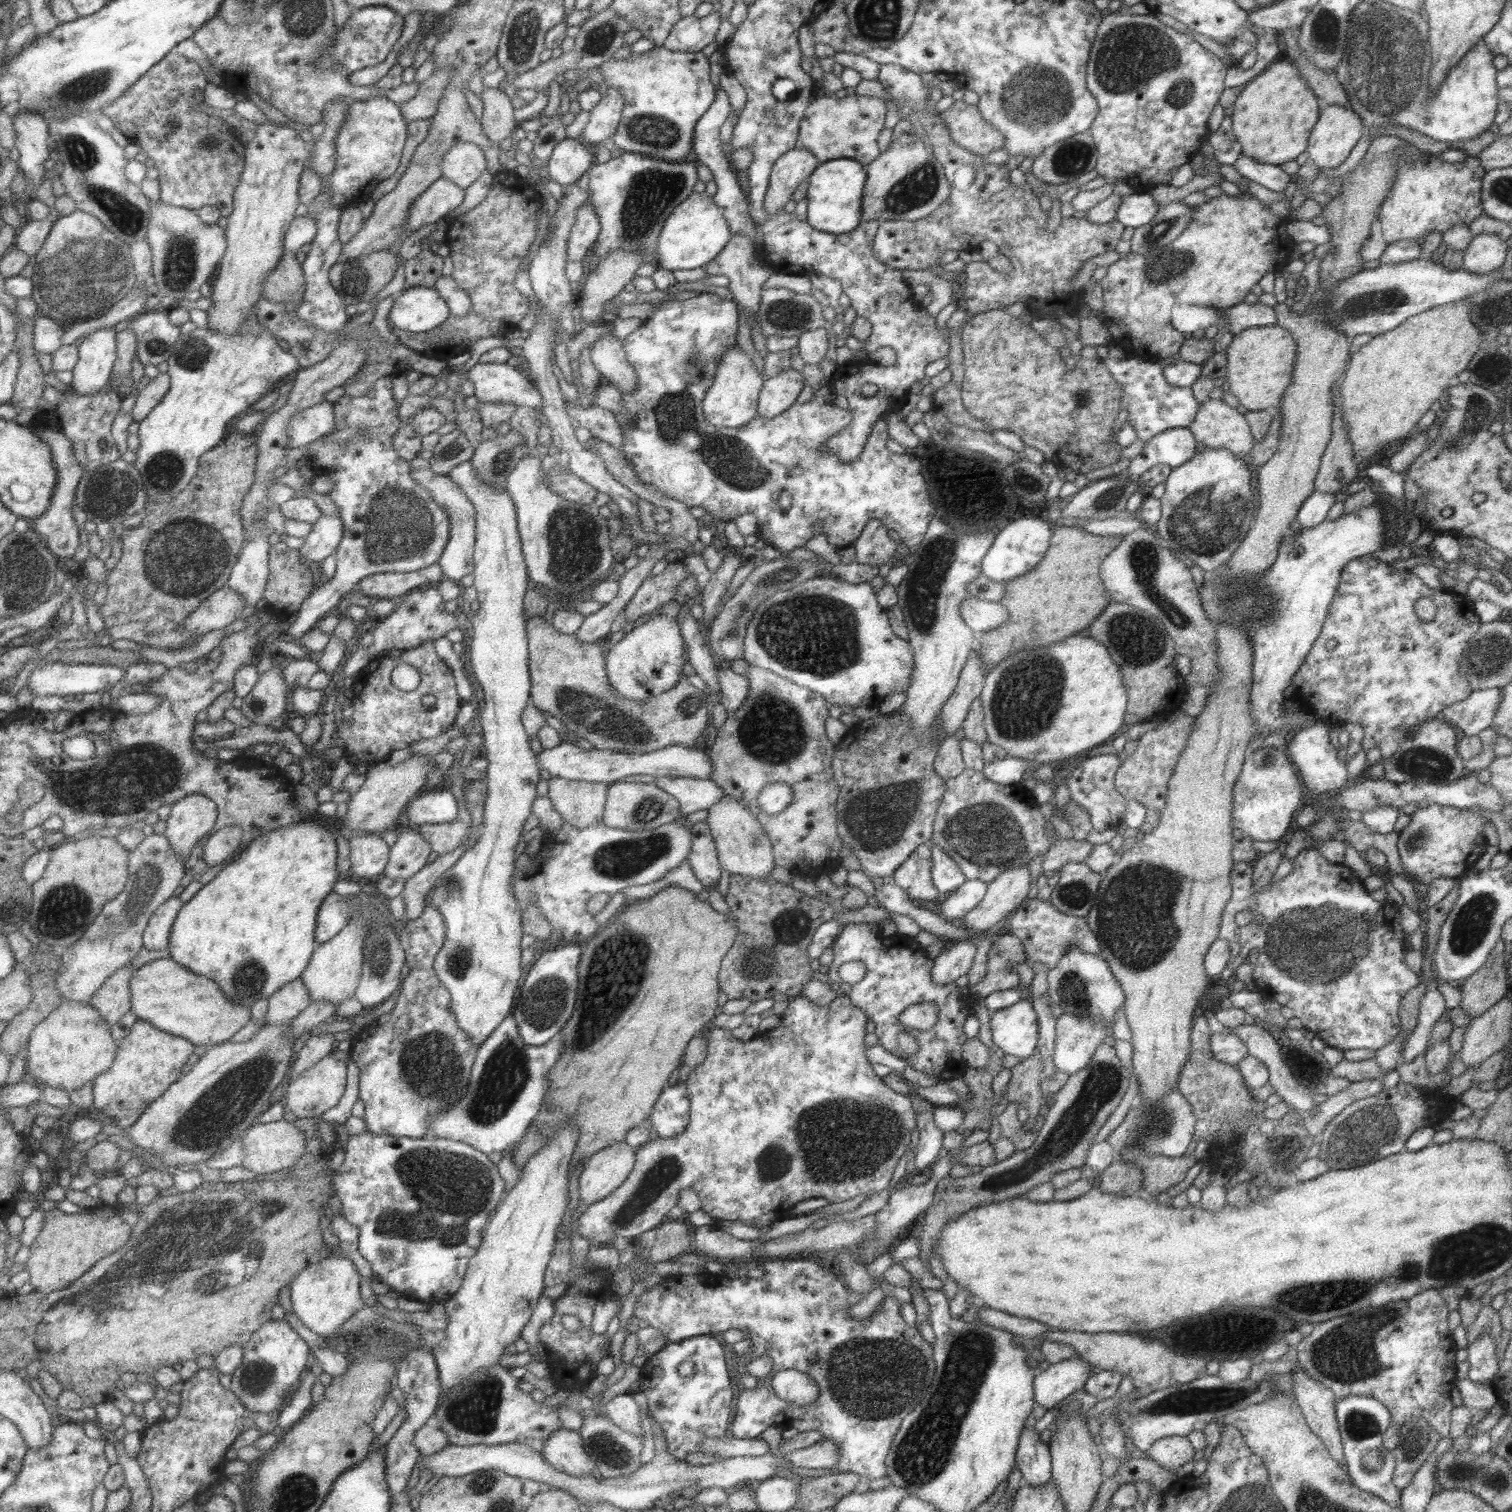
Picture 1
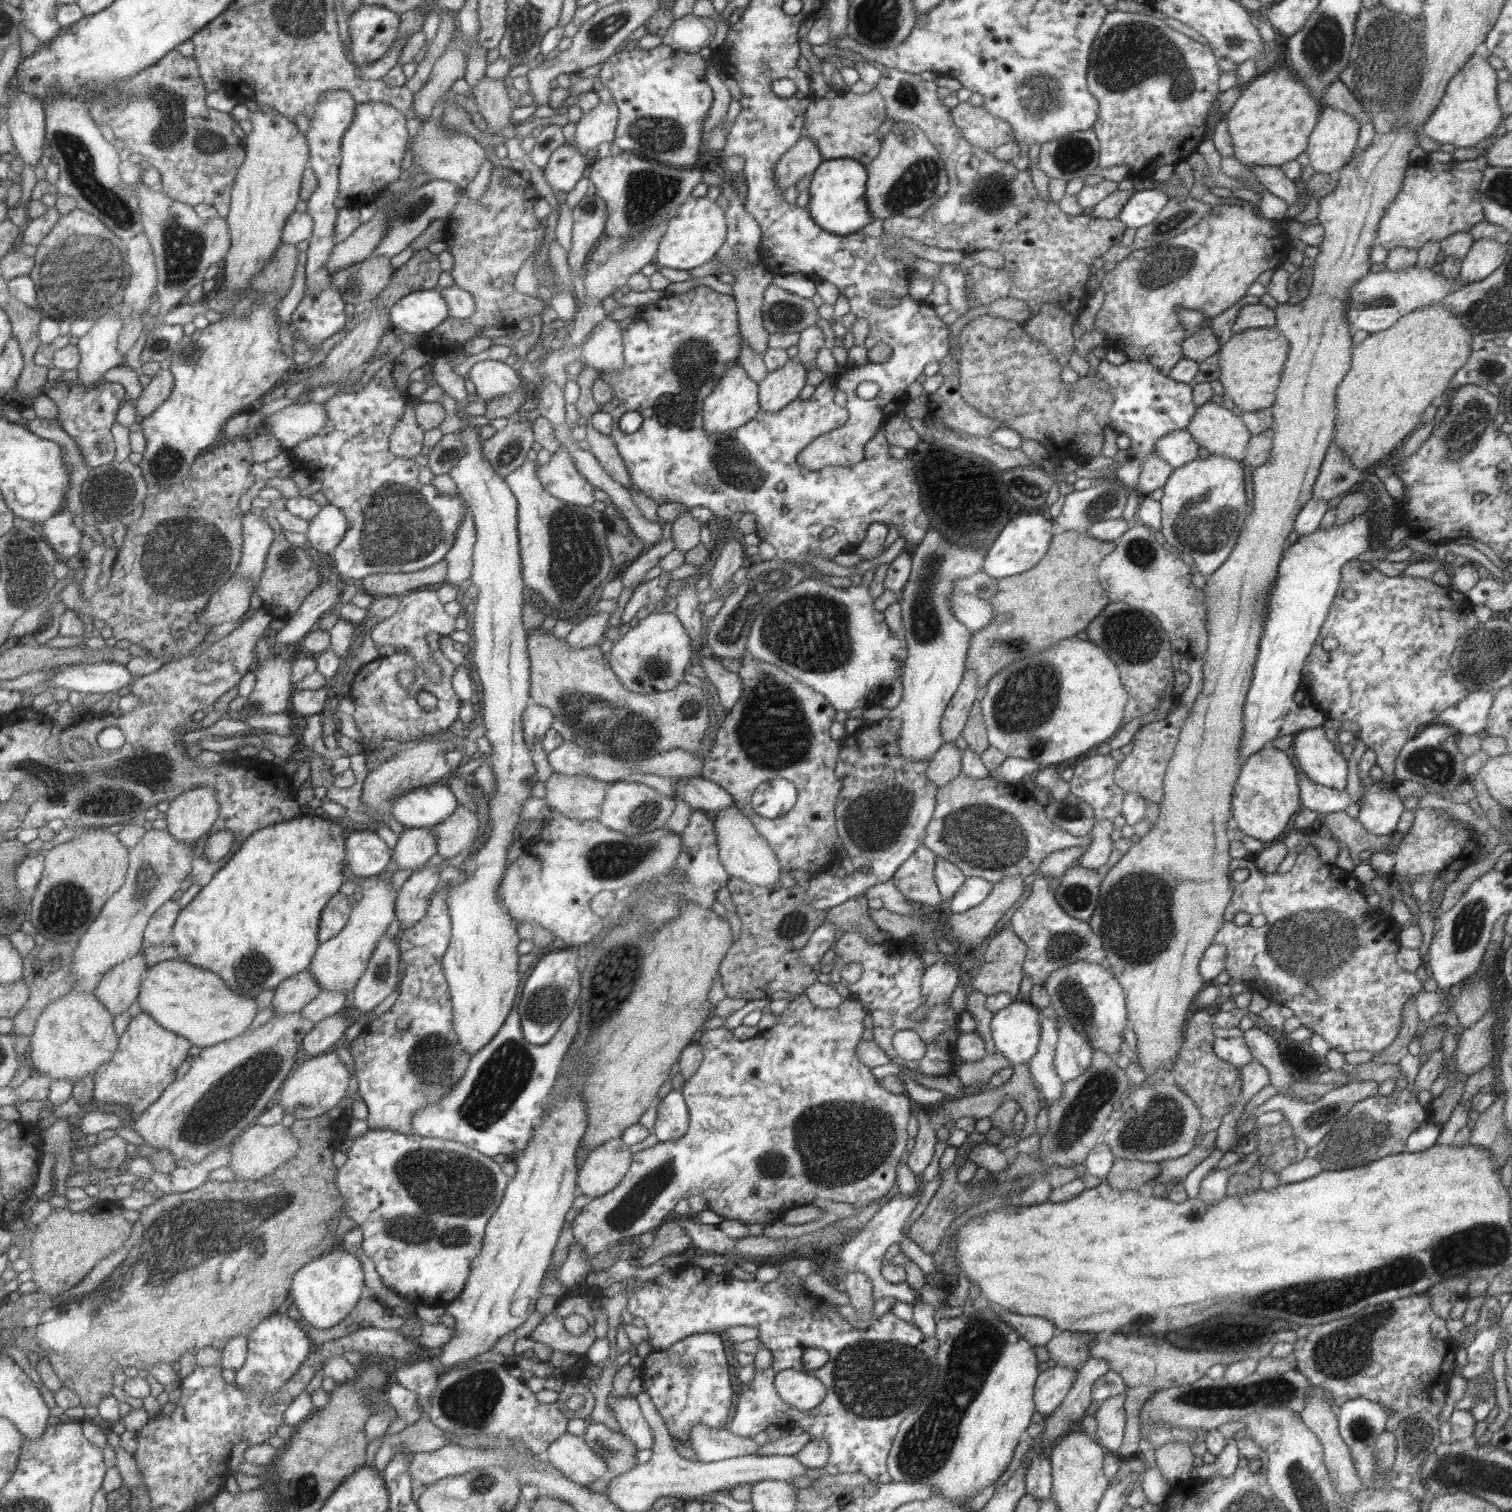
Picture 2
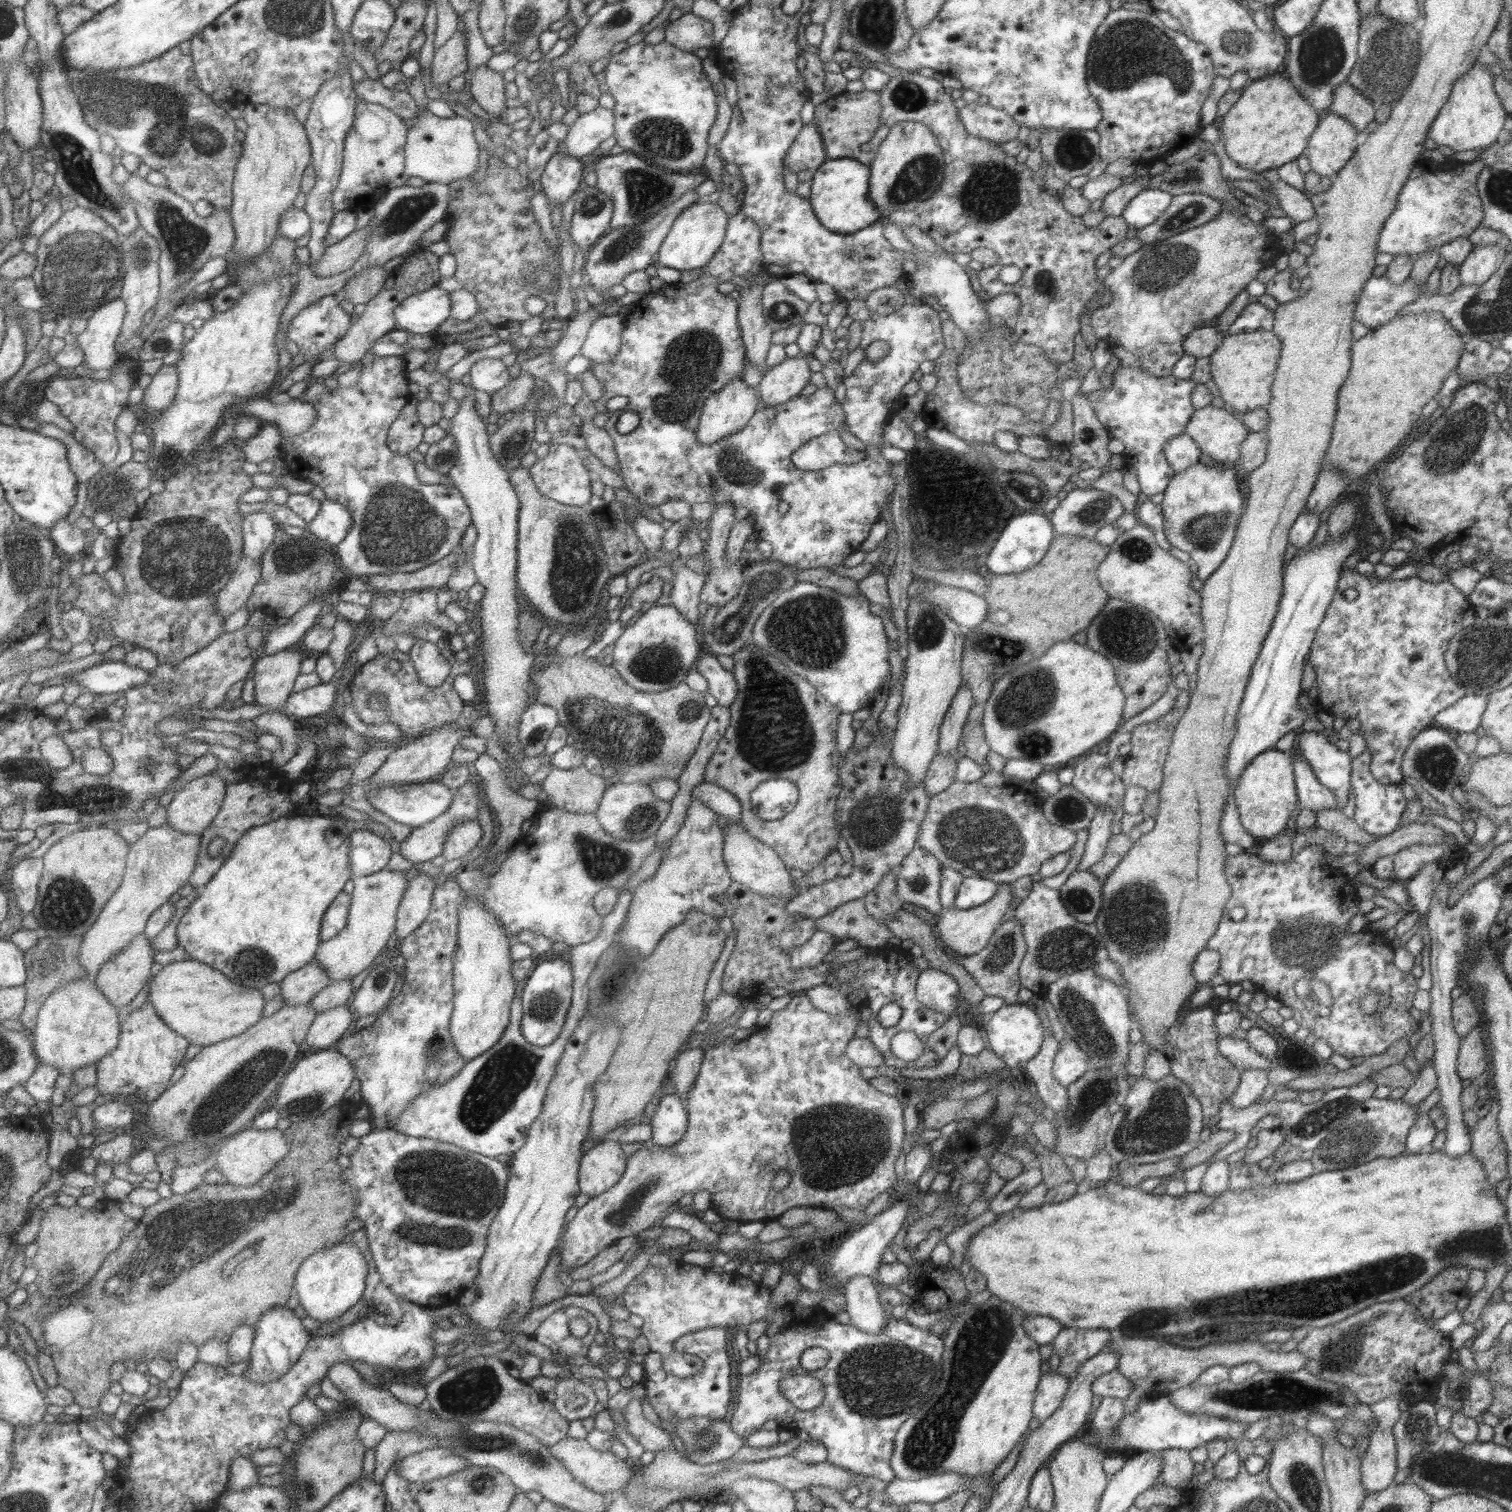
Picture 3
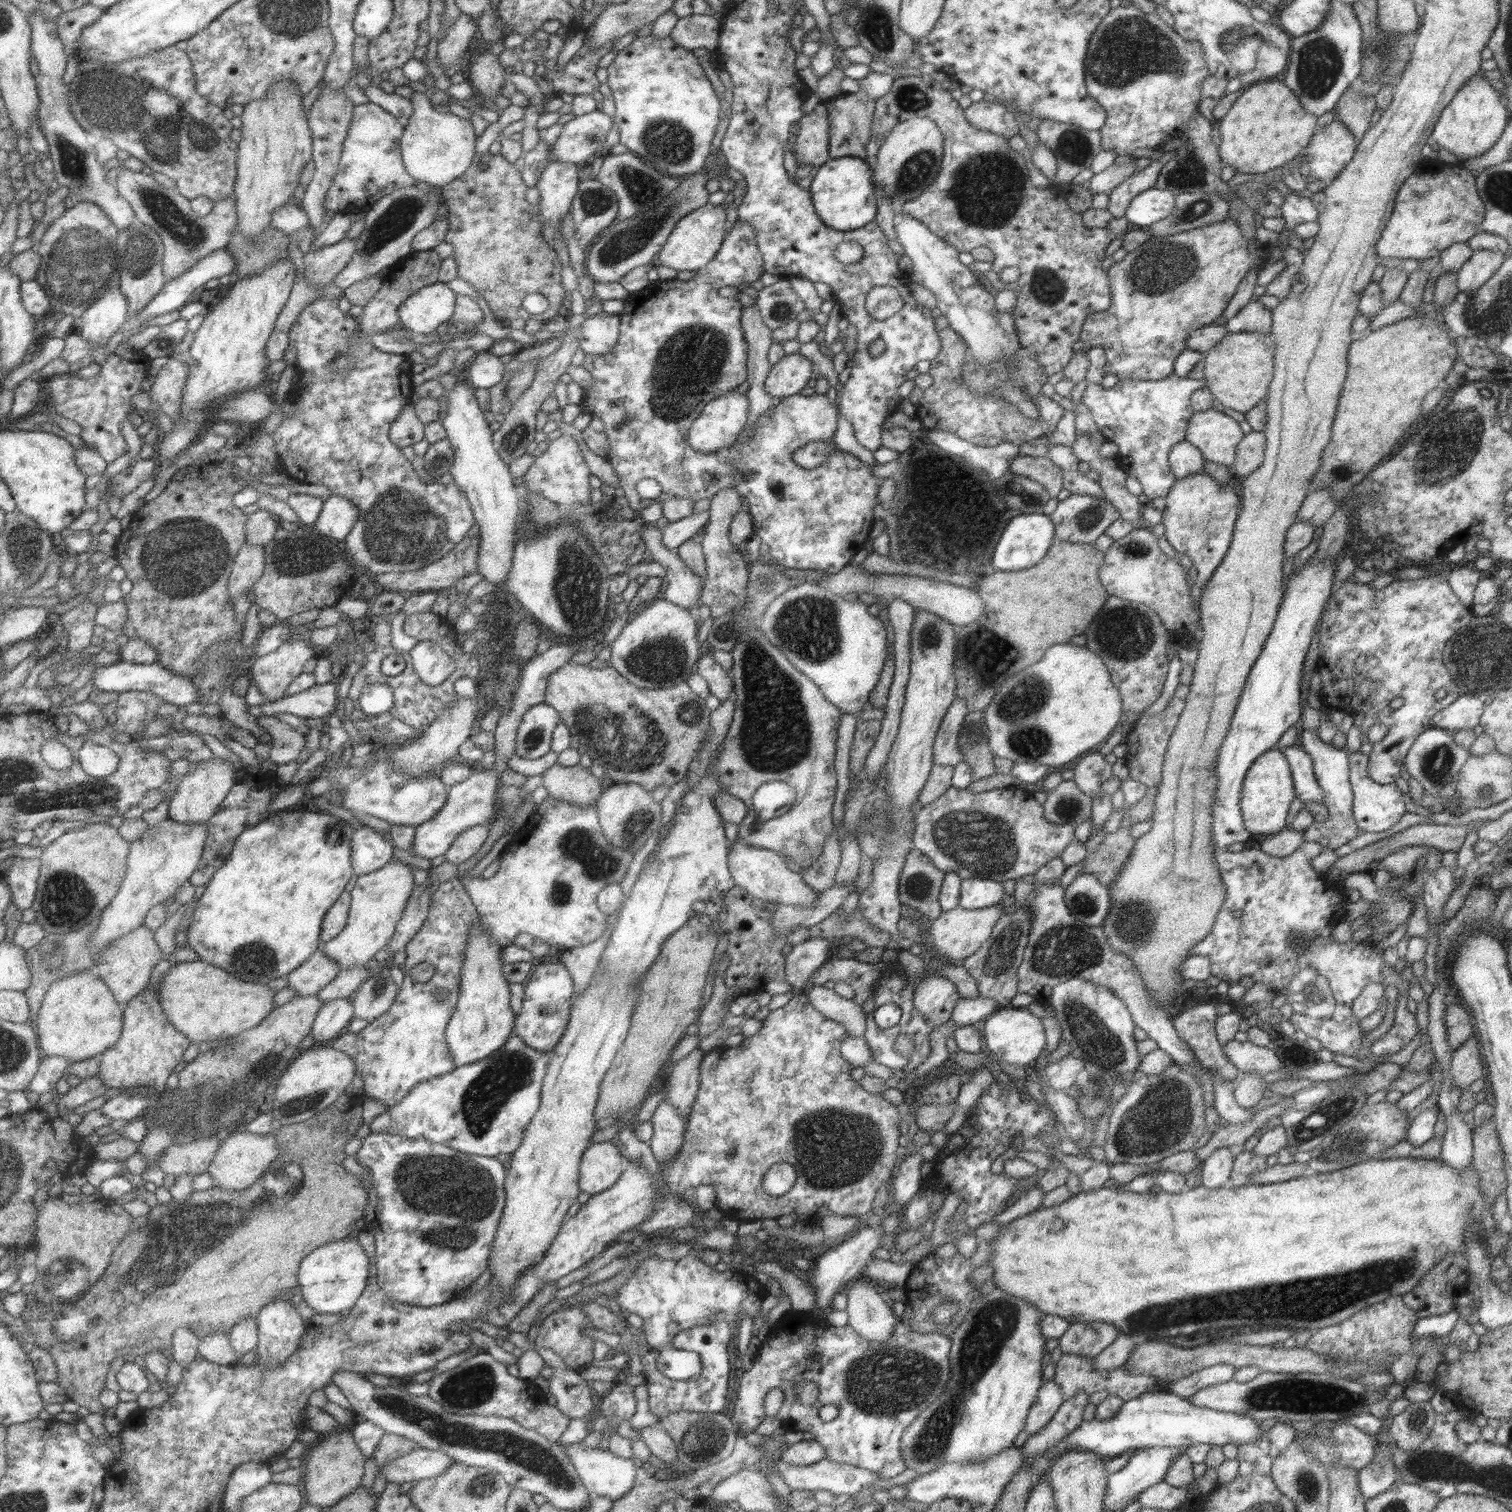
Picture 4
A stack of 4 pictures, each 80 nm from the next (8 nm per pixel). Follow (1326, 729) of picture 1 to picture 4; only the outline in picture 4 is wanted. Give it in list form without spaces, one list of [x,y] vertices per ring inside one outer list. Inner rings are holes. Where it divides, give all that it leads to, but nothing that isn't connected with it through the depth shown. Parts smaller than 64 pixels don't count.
[[[1305,729],[1299,742],[1301,742],[1301,748],[1311,757],[1315,780],[1322,788],[1323,804],[1328,812],[1328,819],[1325,822],[1311,823],[1302,831],[1302,838],[1334,851],[1335,848],[1339,848],[1339,846],[1361,833],[1352,815],[1352,790],[1348,781],[1349,752],[1345,748],[1334,747],[1330,743],[1323,742],[1315,730]]]

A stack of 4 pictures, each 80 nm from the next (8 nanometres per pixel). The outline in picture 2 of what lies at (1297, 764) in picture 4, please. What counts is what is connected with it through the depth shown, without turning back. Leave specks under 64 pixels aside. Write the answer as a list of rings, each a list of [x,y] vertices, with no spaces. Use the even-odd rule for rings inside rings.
[[[1304,772],[1298,776],[1299,800],[1301,808],[1327,814],[1338,810],[1347,810],[1351,806],[1351,796],[1343,790],[1335,790],[1317,782],[1312,782]]]

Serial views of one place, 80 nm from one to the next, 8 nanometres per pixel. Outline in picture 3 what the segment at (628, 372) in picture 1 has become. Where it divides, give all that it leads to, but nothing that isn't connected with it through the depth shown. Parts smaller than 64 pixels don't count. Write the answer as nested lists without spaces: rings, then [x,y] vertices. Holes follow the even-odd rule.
[[[601,314],[588,328],[585,340],[578,354],[595,364],[612,362],[620,349],[623,319],[618,314]]]

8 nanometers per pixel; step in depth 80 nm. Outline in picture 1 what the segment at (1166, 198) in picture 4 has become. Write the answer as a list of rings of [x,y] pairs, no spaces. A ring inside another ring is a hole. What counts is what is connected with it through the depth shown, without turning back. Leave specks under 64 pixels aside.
[[[1148,192],[1132,193],[1123,197],[1116,210],[1115,220],[1124,227],[1136,229],[1149,222],[1157,209]]]

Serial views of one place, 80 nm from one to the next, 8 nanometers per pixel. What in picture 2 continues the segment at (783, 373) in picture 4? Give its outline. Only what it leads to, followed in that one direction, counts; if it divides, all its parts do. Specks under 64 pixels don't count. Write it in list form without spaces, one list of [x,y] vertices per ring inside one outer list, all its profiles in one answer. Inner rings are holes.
[[[789,360],[781,368],[767,372],[763,380],[757,384],[760,411],[775,413],[783,406],[798,399],[800,390],[806,385],[806,372],[807,370],[800,361]]]

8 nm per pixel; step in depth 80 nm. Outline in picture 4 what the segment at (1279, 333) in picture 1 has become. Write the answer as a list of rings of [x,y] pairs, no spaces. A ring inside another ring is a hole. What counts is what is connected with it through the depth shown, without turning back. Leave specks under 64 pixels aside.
[[[1227,333],[1204,355],[1205,390],[1225,408],[1245,415],[1267,397],[1273,374],[1274,340],[1268,333]]]

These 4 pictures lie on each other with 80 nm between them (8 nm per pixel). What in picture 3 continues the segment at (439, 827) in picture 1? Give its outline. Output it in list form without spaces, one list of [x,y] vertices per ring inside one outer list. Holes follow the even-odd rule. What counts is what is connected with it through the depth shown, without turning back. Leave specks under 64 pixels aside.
[[[477,817],[463,819],[450,830],[442,855],[446,861],[463,859],[468,852],[477,849],[482,838],[483,827],[481,828],[481,822]]]

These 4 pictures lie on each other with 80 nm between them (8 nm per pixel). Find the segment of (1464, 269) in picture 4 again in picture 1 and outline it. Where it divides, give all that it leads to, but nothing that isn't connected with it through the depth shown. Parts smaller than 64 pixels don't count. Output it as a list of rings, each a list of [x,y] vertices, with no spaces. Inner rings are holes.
[[[1496,234],[1472,235],[1462,252],[1462,268],[1476,275],[1495,271],[1503,264],[1506,248],[1506,241]]]

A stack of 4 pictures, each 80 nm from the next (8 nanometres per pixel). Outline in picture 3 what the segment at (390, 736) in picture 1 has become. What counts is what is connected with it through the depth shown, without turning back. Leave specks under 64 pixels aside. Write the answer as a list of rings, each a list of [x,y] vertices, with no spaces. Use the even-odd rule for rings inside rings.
[[[424,622],[414,626],[412,632],[415,638],[419,637],[434,642],[440,652],[451,662],[452,675],[448,678],[444,685],[438,687],[427,686],[421,678],[415,664],[411,661],[408,652],[394,650],[389,653],[379,653],[373,659],[363,663],[357,670],[356,674],[351,678],[351,687],[353,688],[353,700],[355,706],[353,710],[358,718],[366,724],[381,726],[393,722],[406,735],[406,741],[416,737],[423,737],[434,728],[441,728],[451,722],[456,722],[462,718],[461,712],[467,702],[455,690],[454,682],[457,676],[461,674],[469,674],[471,672],[471,664],[469,659],[461,663],[457,660],[455,652],[451,650],[451,633],[445,632],[442,628],[437,628],[434,624]],[[396,659],[401,662],[402,667],[398,672],[389,672],[387,666],[391,660]],[[374,692],[382,692],[386,696],[387,706],[385,708],[375,710],[371,708],[370,698]]]

